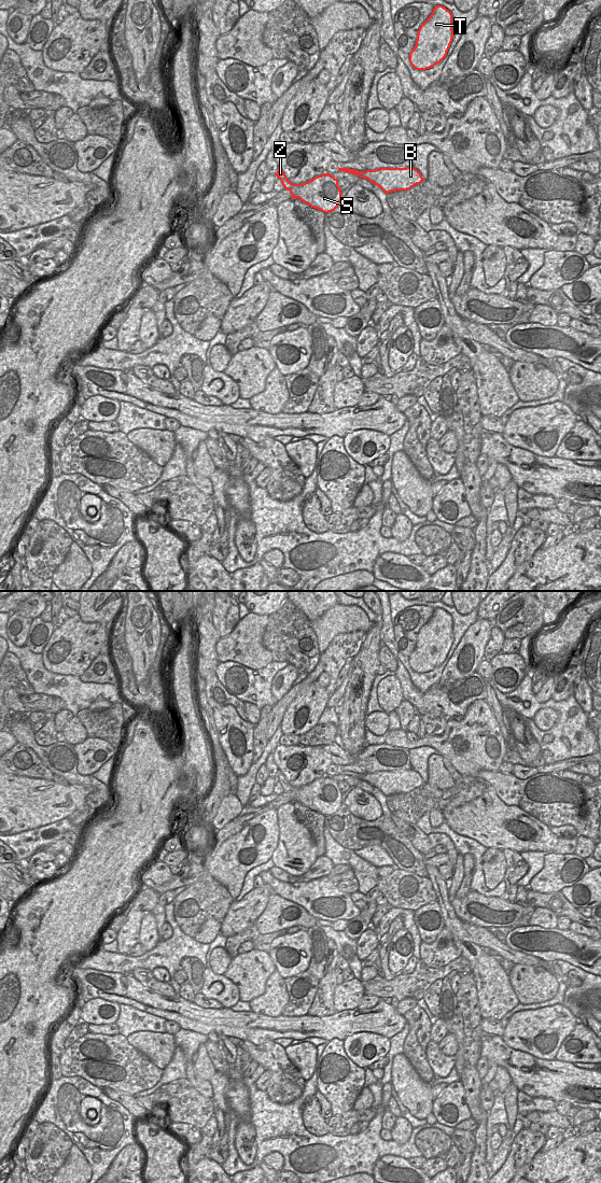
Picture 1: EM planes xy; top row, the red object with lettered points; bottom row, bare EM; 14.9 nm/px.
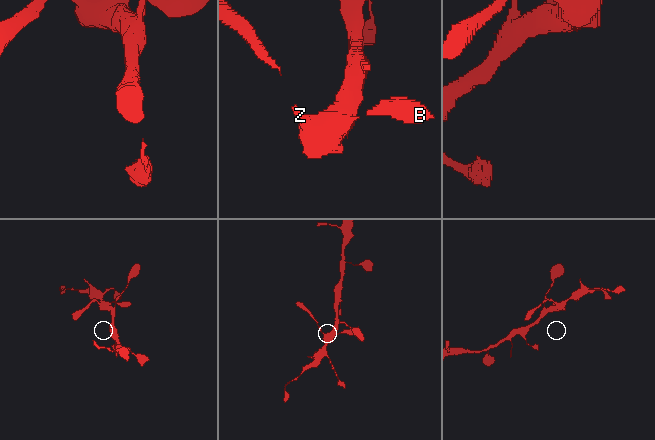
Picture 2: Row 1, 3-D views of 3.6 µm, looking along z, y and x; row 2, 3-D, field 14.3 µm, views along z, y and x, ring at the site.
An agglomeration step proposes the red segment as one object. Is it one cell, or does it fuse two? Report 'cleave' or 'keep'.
keep

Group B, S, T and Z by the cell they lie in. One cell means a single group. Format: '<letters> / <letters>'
B S T Z

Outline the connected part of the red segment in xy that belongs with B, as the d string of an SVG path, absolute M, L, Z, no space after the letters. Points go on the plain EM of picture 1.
M338 770L338 774L352 776L366 781L374 788L379 789L386 797L396 793L407 793L425 784L419 773L413 770L380 771L366 774Z

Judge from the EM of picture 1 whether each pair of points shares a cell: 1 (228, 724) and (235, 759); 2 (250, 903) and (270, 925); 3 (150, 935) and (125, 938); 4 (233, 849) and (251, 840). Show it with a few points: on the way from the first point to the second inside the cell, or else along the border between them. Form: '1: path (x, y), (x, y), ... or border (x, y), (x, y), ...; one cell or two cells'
1: path (228, 733), (227, 741), (231, 750); one cell
2: border (271, 890), (264, 911), (254, 920); two cells
3: border (145, 912), (141, 920), (138, 942); two cells
4: path (237, 849), (247, 844); one cell

